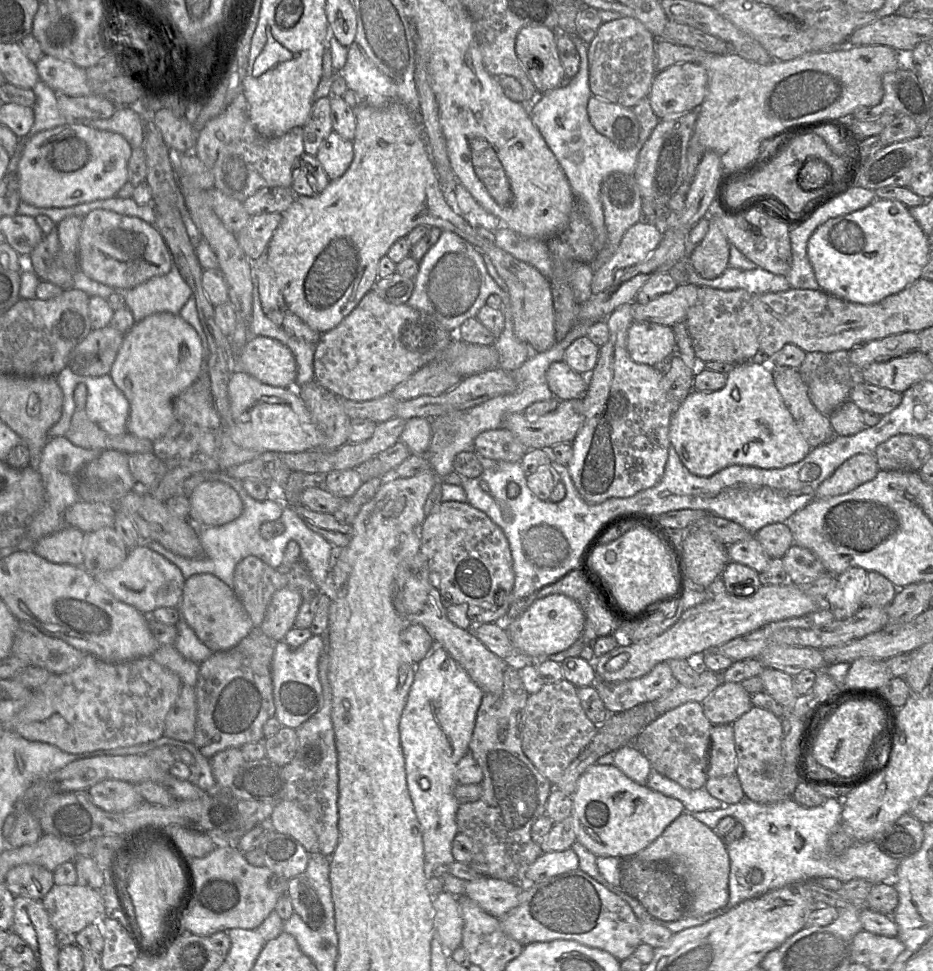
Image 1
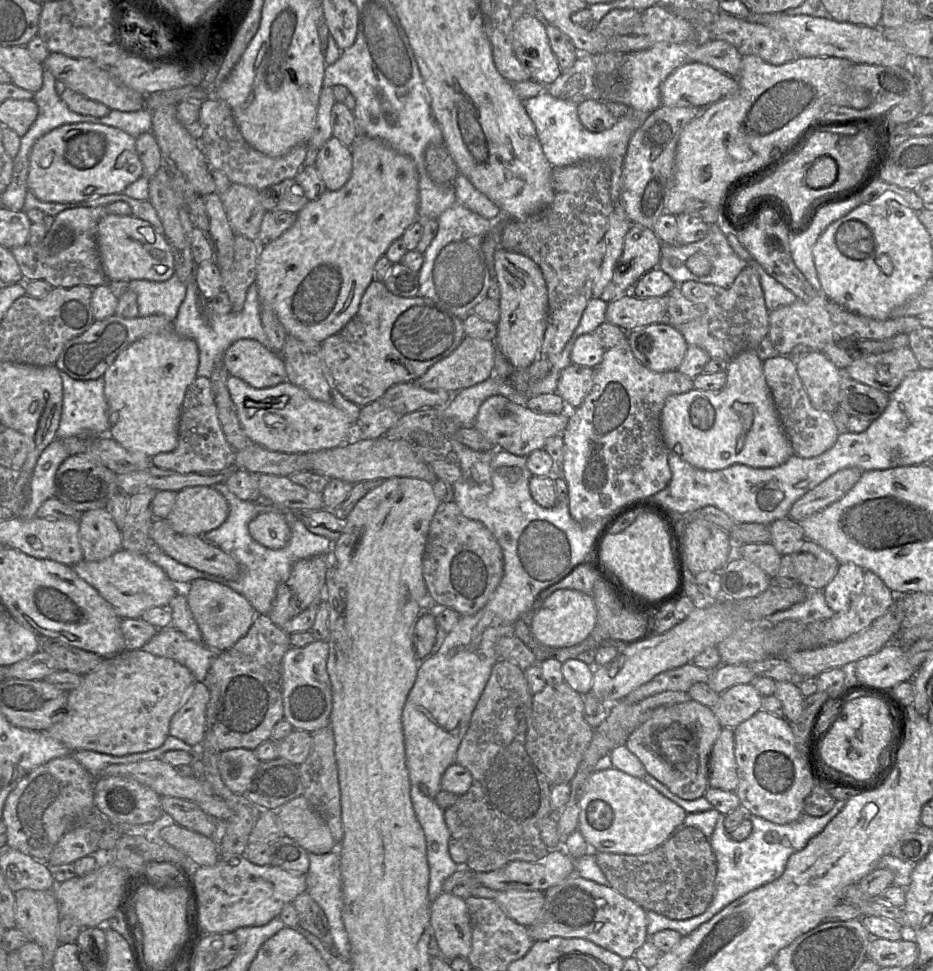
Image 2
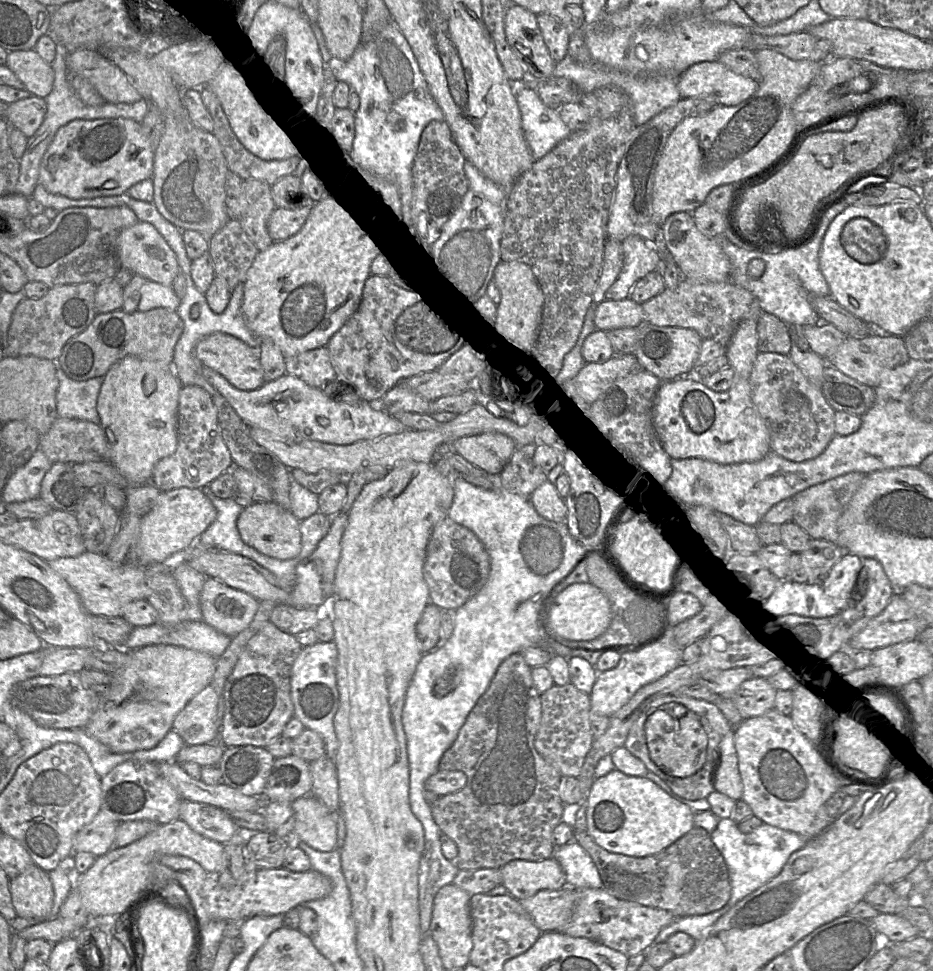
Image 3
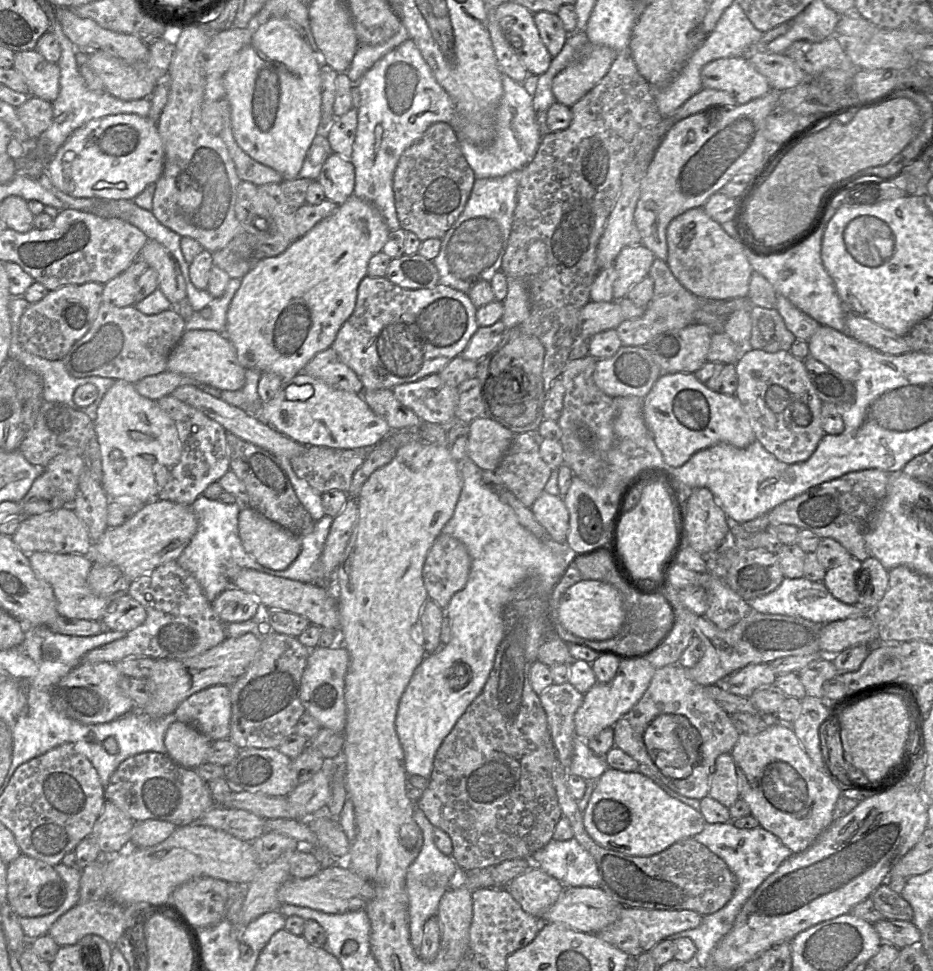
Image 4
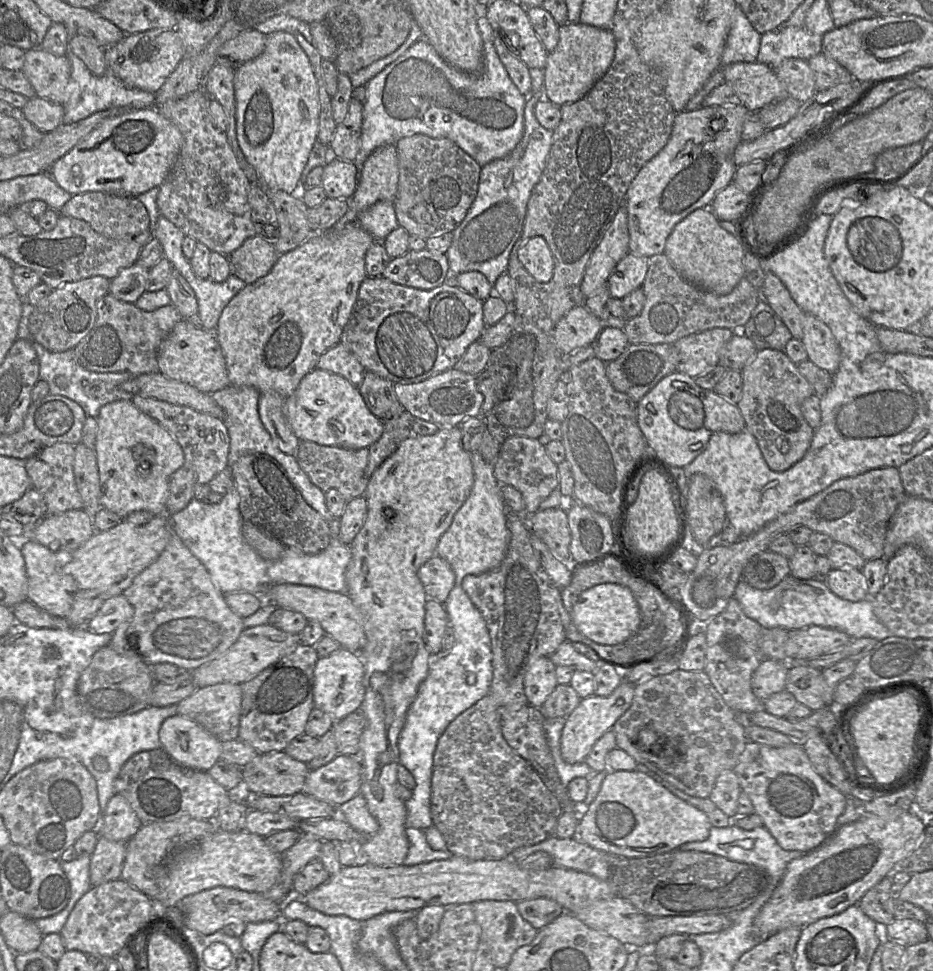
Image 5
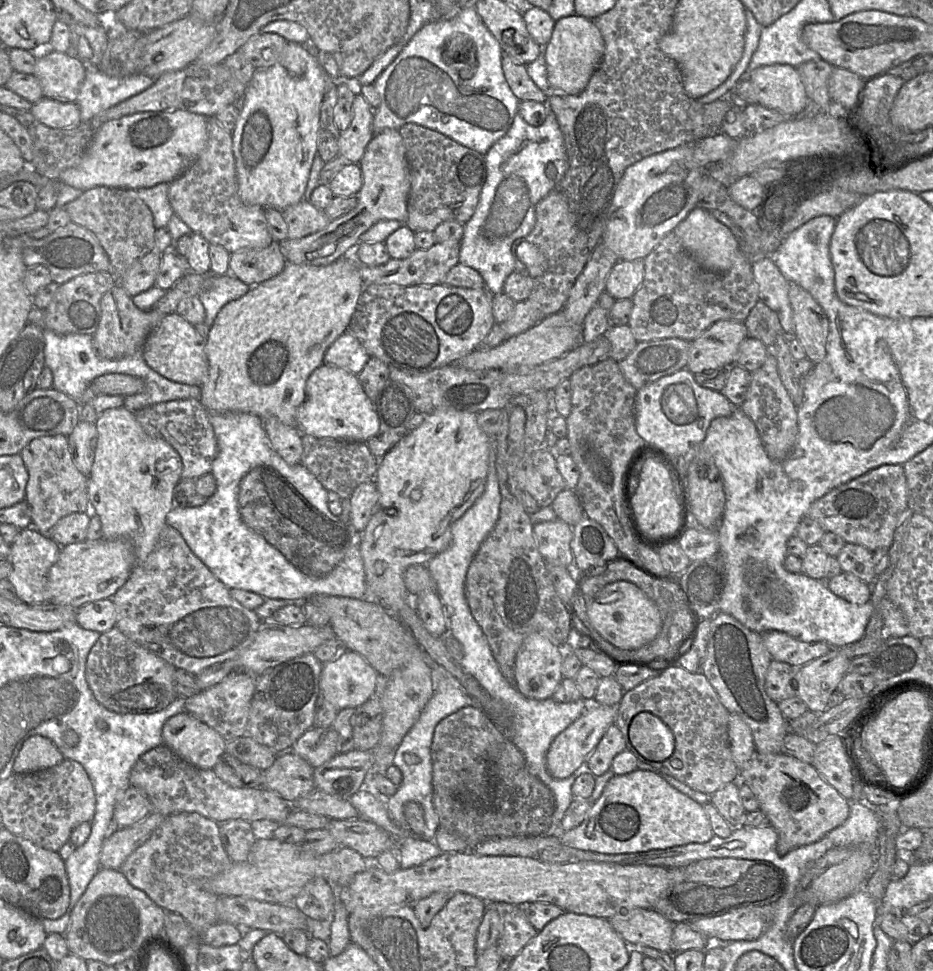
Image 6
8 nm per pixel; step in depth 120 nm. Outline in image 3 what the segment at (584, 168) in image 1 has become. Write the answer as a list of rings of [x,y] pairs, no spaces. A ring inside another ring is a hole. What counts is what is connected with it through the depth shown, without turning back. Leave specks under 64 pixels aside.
[[[523,88],[516,94],[521,126],[534,161],[540,160],[572,131],[559,112],[546,106],[537,92]]]

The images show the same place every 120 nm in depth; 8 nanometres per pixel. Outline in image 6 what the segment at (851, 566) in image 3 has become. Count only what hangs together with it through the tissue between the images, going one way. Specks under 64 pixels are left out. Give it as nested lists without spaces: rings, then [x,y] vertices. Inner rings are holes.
[[[841,572],[826,582],[827,587],[838,597],[863,605],[871,600],[872,587],[852,573]]]

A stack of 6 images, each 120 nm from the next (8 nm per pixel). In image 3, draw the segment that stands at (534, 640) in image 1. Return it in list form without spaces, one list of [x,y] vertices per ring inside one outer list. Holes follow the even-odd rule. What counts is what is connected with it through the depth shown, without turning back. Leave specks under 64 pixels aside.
[[[575,583],[560,592],[546,616],[542,615],[540,625],[552,637],[570,641],[589,641],[605,633],[611,622],[611,605],[608,597],[591,583]]]

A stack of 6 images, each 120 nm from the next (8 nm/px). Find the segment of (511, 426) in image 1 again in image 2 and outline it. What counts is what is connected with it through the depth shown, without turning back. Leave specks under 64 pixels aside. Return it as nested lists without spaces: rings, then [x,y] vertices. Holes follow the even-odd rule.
[[[494,395],[480,406],[473,427],[477,429],[494,448],[506,450],[518,456],[529,456],[533,451],[544,449],[550,437],[562,435],[569,422],[567,413],[536,413],[527,405],[520,405],[510,399]]]

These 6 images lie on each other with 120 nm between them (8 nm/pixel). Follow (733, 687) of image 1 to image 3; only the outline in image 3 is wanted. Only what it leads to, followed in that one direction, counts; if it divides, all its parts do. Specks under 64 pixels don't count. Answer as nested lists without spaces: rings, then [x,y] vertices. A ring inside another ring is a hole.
[[[752,677],[744,681],[731,698],[743,720],[747,720],[774,709],[776,692],[767,679]]]

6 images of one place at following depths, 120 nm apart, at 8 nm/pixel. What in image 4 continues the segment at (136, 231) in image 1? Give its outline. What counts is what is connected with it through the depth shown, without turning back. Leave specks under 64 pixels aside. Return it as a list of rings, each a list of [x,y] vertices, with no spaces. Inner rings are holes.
[[[149,240],[140,254],[158,275],[158,288],[174,305],[186,298],[187,290],[180,266],[172,254],[160,243]]]

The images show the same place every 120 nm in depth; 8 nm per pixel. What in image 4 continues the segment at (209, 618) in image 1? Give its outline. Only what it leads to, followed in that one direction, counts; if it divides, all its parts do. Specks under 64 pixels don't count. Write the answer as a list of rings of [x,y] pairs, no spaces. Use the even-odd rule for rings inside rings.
[[[230,586],[212,602],[212,608],[224,624],[242,623],[252,619],[258,610],[259,602],[249,593]]]

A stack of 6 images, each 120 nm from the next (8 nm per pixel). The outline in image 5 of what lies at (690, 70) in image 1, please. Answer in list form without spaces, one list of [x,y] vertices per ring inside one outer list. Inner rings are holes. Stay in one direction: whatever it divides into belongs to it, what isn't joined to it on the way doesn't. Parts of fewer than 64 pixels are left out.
[[[754,61],[721,66],[724,83],[731,85],[749,112],[759,111],[766,105],[789,96],[774,68]]]

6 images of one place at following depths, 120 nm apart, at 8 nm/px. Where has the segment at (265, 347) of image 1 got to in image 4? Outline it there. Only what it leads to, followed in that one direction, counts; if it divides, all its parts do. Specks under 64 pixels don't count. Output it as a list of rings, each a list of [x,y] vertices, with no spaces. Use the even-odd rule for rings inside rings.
[[[185,330],[169,355],[166,370],[189,375],[200,383],[221,391],[239,390],[245,384],[246,369],[239,364],[232,343],[224,333],[212,330]]]

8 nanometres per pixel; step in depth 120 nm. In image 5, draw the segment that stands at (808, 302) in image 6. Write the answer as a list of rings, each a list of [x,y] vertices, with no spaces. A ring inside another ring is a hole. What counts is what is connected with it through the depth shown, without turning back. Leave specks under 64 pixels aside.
[[[804,313],[801,341],[807,352],[807,359],[816,366],[834,374],[840,365],[840,348],[830,328],[820,319]]]

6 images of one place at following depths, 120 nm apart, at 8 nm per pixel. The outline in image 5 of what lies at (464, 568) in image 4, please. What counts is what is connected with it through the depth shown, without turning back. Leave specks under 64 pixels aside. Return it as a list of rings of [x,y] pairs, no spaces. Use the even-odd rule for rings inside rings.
[[[434,554],[417,571],[428,598],[444,604],[455,584],[455,574],[449,563]]]

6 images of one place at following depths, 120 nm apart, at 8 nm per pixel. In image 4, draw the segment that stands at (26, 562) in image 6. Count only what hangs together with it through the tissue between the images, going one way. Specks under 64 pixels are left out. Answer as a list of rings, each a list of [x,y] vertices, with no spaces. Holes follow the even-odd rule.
[[[33,552],[28,554],[30,554],[29,561],[31,568],[36,574],[36,576],[51,585],[57,601],[57,611],[60,614],[60,616],[63,616],[68,619],[101,621],[103,616],[106,614],[112,601],[117,597],[119,597],[121,594],[126,594],[126,593],[116,593],[113,596],[106,598],[96,596],[91,591],[87,583],[87,579],[93,564],[86,555],[60,554],[51,552]]]

